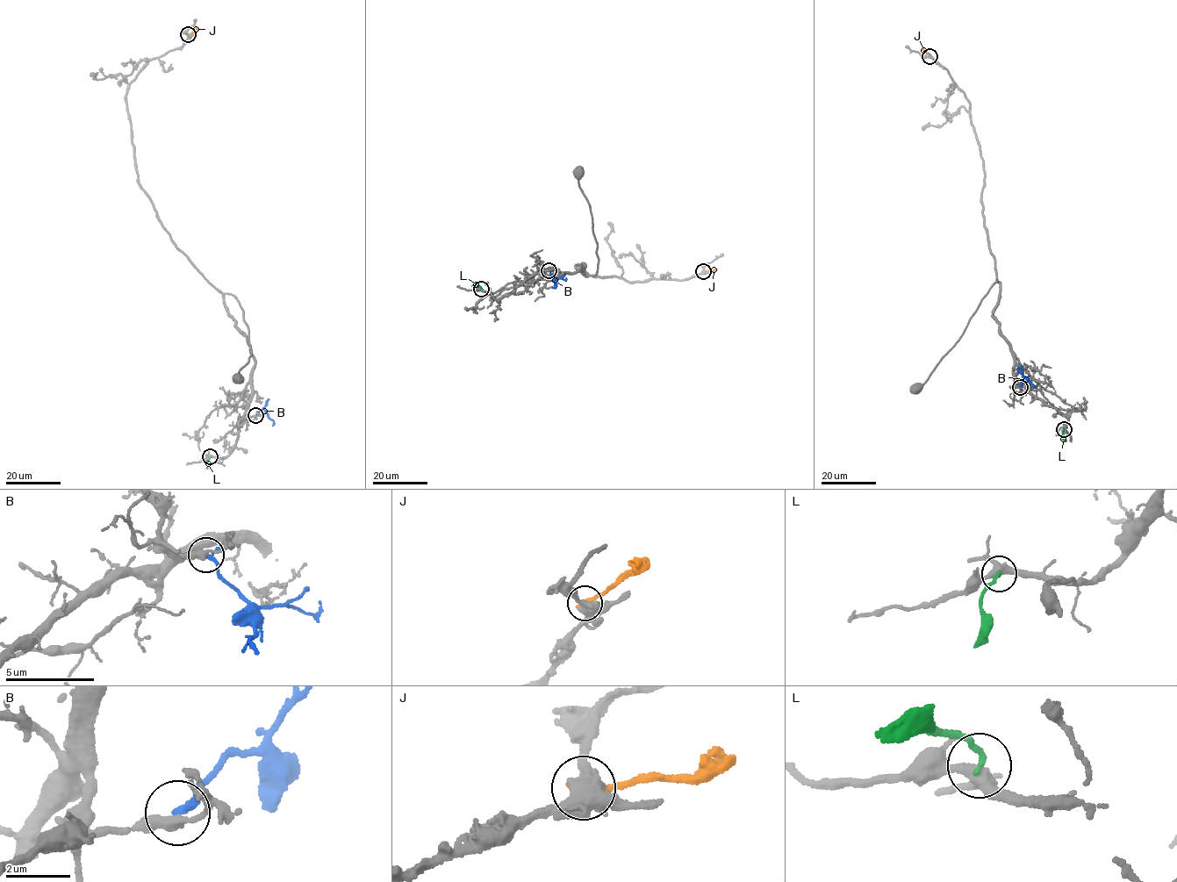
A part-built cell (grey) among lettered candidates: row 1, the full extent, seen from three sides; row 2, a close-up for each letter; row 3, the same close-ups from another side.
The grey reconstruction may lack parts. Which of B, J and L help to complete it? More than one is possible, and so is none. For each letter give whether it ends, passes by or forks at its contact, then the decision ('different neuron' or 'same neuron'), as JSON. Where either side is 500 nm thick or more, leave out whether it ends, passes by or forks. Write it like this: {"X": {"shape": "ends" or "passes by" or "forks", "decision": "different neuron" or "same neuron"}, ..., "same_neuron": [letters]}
{"B": {"shape": "ends", "decision": "different neuron"}, "J": {"shape": "ends", "decision": "different neuron"}, "L": {"shape": "ends", "decision": "different neuron"}, "same_neuron": []}

